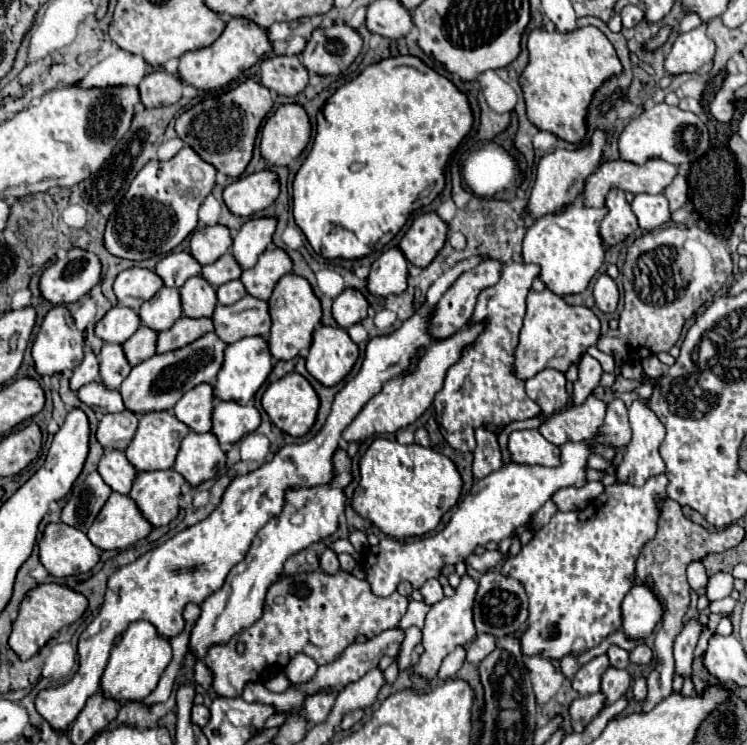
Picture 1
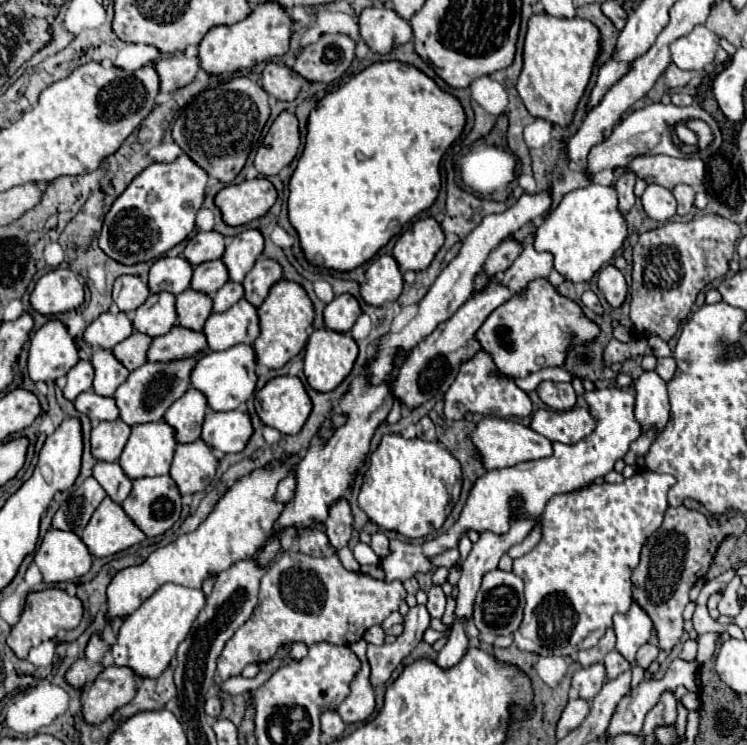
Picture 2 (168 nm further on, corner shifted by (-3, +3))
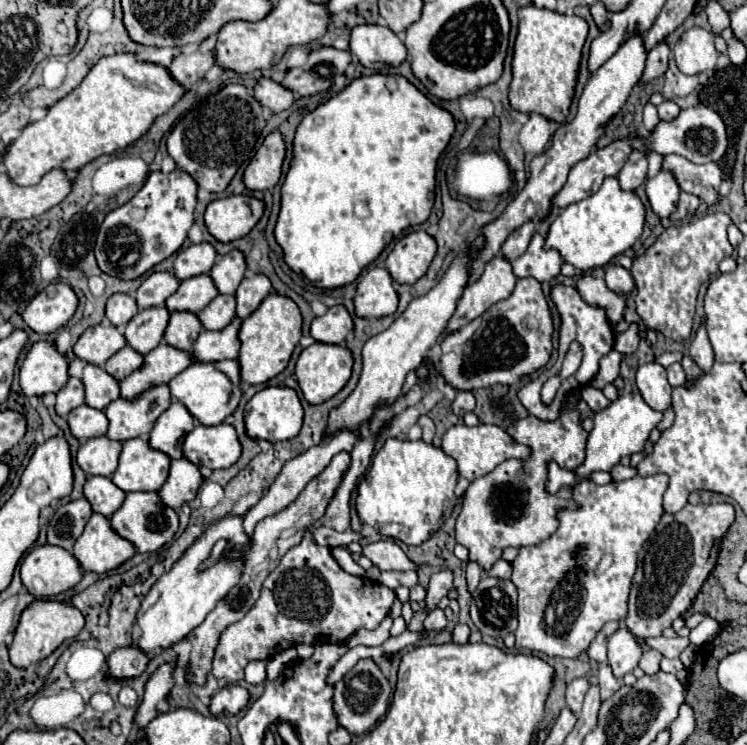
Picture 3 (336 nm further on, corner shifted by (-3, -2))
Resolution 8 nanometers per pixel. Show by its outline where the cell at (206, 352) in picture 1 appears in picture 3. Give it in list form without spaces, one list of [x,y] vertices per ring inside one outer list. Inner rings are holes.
[[[155,386],[135,400],[117,398],[109,404],[109,408],[105,408],[105,416],[109,420],[105,436],[117,442],[147,436],[147,432],[151,432],[151,424],[155,424],[169,404],[171,394],[167,392],[167,386]]]

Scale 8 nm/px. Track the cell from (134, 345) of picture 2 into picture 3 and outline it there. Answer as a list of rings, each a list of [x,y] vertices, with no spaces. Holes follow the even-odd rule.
[[[131,346],[121,348],[117,354],[113,354],[107,362],[105,362],[105,370],[107,374],[111,374],[117,382],[121,382],[123,378],[127,378],[131,372],[135,372],[139,366],[143,364],[143,356],[139,352],[135,352]]]

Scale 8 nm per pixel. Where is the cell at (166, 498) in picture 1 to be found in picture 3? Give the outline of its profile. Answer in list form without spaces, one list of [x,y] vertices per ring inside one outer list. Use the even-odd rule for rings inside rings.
[[[131,492],[125,496],[123,506],[111,516],[111,526],[121,538],[131,542],[137,552],[153,552],[173,538],[179,528],[179,518],[173,508],[167,508],[159,500],[157,492]]]

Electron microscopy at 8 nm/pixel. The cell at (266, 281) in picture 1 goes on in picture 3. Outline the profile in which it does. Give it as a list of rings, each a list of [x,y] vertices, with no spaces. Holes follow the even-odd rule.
[[[253,274],[247,276],[237,292],[235,292],[235,300],[237,300],[237,316],[239,318],[247,318],[251,312],[257,310],[257,306],[263,302],[263,298],[271,292],[271,282],[267,276],[263,274]]]

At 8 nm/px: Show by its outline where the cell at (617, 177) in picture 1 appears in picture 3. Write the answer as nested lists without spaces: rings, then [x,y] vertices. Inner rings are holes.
[[[671,154],[665,156],[663,168],[675,174],[681,190],[699,196],[709,206],[719,204],[719,186],[723,180],[723,172],[715,162],[693,164],[683,156]]]

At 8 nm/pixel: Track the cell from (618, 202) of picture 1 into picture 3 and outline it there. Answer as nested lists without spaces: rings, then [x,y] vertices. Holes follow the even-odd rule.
[[[631,150],[625,166],[619,172],[619,182],[623,190],[635,190],[647,178],[647,156],[641,150]]]

